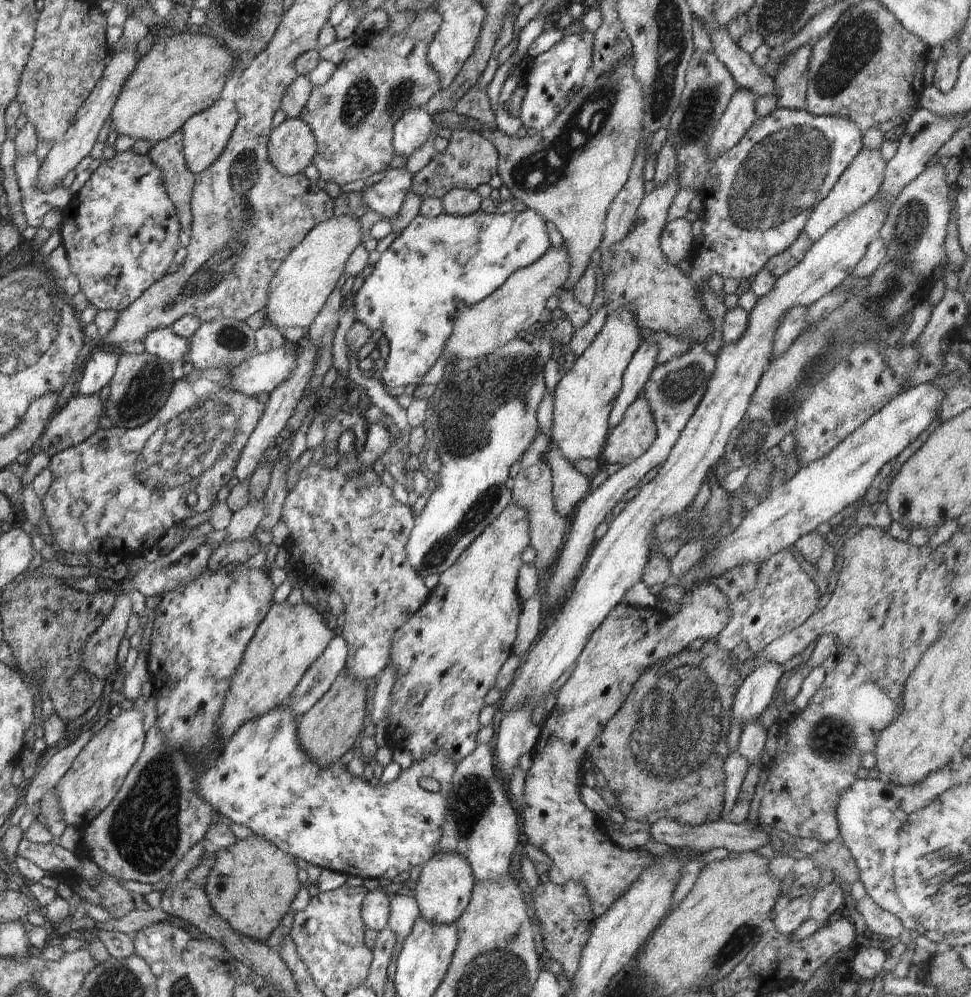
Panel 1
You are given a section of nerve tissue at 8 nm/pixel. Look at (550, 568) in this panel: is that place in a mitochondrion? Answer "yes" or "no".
no

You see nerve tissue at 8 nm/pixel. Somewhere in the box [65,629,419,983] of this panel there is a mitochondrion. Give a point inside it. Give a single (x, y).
(145, 829)

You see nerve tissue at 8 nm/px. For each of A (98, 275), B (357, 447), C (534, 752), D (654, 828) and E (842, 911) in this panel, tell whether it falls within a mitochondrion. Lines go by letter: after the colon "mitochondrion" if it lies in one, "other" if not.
A: other
B: other
C: other
D: other
E: other

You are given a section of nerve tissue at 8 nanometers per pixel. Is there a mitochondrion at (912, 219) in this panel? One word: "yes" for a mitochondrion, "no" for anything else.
yes

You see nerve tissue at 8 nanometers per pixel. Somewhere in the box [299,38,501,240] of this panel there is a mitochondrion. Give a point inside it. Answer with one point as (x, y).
(361, 99)

